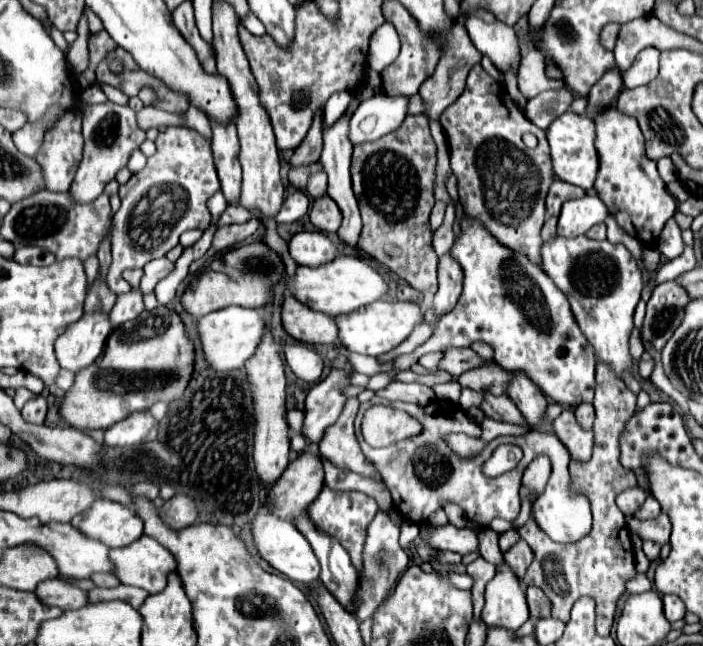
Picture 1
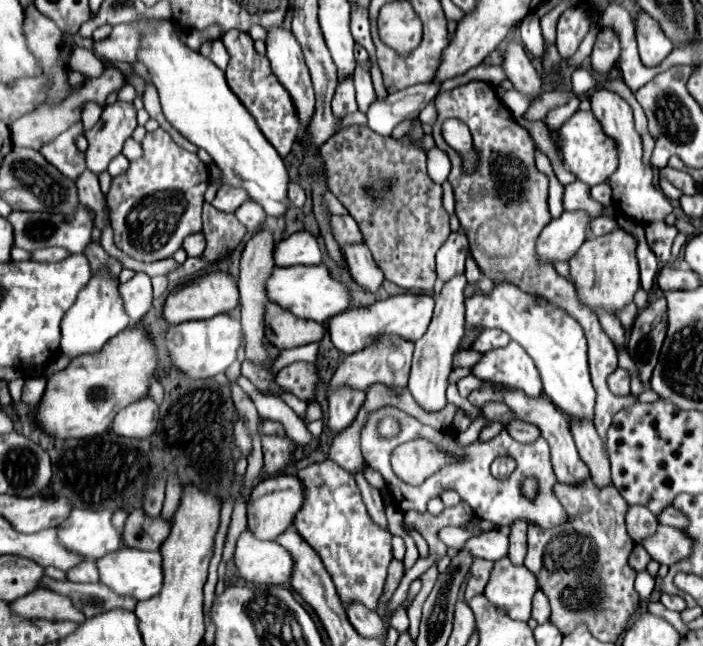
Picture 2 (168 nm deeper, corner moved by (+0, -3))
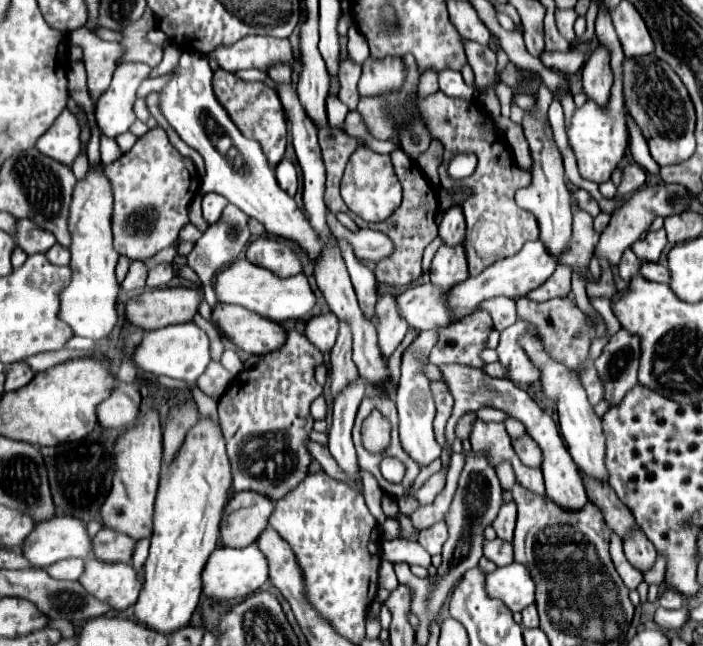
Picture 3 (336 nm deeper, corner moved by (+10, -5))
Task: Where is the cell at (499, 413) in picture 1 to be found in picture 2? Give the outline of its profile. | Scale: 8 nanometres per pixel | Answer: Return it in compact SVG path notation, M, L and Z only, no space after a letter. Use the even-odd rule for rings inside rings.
M514 419L506 429L520 443L532 443L532 441L536 441L540 437L540 429L536 425L524 423L524 421L518 421L518 419Z

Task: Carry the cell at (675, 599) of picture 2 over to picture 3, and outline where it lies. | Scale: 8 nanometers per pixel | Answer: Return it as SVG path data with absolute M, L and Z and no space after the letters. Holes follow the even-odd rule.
M664 591L664 593L658 597L658 605L664 607L664 609L678 609L678 607L682 605L680 593L678 593L678 591Z

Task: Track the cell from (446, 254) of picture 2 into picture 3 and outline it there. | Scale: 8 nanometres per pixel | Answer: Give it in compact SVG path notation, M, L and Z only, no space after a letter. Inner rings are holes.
M450 207L440 221L442 243L448 247L460 245L464 241L464 231L466 231L466 223L462 219L462 211L458 211L458 207Z

